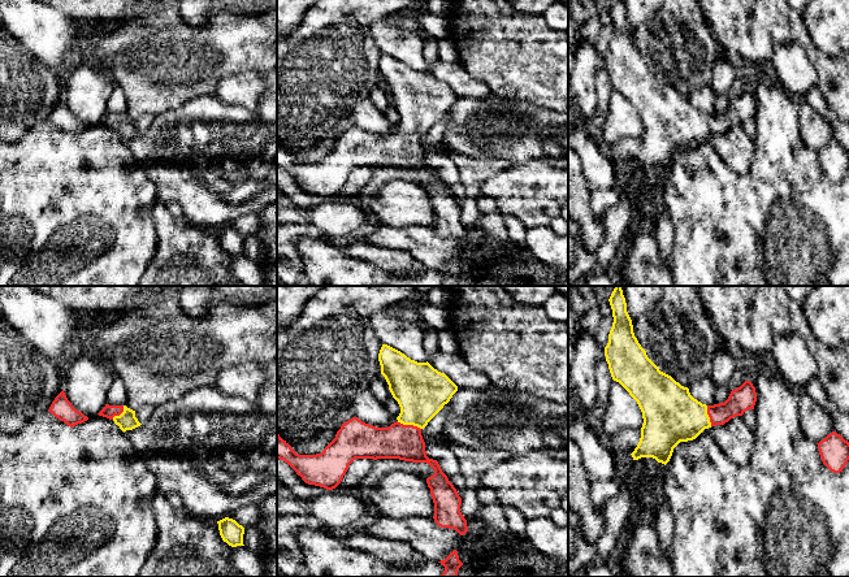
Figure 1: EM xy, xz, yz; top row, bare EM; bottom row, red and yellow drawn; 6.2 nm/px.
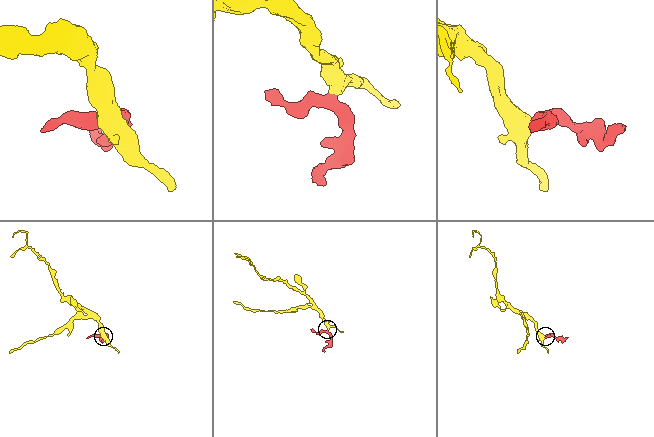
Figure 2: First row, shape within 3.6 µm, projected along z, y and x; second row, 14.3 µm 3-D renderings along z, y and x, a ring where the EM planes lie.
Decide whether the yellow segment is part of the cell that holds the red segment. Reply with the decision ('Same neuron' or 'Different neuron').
Same neuron

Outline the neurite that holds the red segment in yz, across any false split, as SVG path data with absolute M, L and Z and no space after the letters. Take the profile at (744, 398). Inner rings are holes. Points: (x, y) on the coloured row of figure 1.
M615 286L608 301L614 322L608 334L608 343L605 347L606 361L612 379L619 382L637 402L644 418L640 442L631 454L633 460L653 457L666 465L672 456L673 448L680 442L693 441L705 429L724 425L731 418L742 416L748 409L754 409L757 392L750 381L745 381L740 387L732 390L724 403L706 405L694 399L688 387L681 386L671 376L660 372L647 357L646 351L634 337L621 286Z

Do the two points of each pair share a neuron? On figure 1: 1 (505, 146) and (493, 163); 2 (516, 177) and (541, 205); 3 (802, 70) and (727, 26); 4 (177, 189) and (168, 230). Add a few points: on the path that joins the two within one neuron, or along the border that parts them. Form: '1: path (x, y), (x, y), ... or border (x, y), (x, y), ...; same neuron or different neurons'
1: border (467, 155), (501, 157), (511, 165); different neurons
2: path (519, 183), (535, 199); same neuron
3: border (804, 51), (793, 42), (783, 42), (771, 59); different neurons
4: border (157, 200), (165, 204); different neurons

